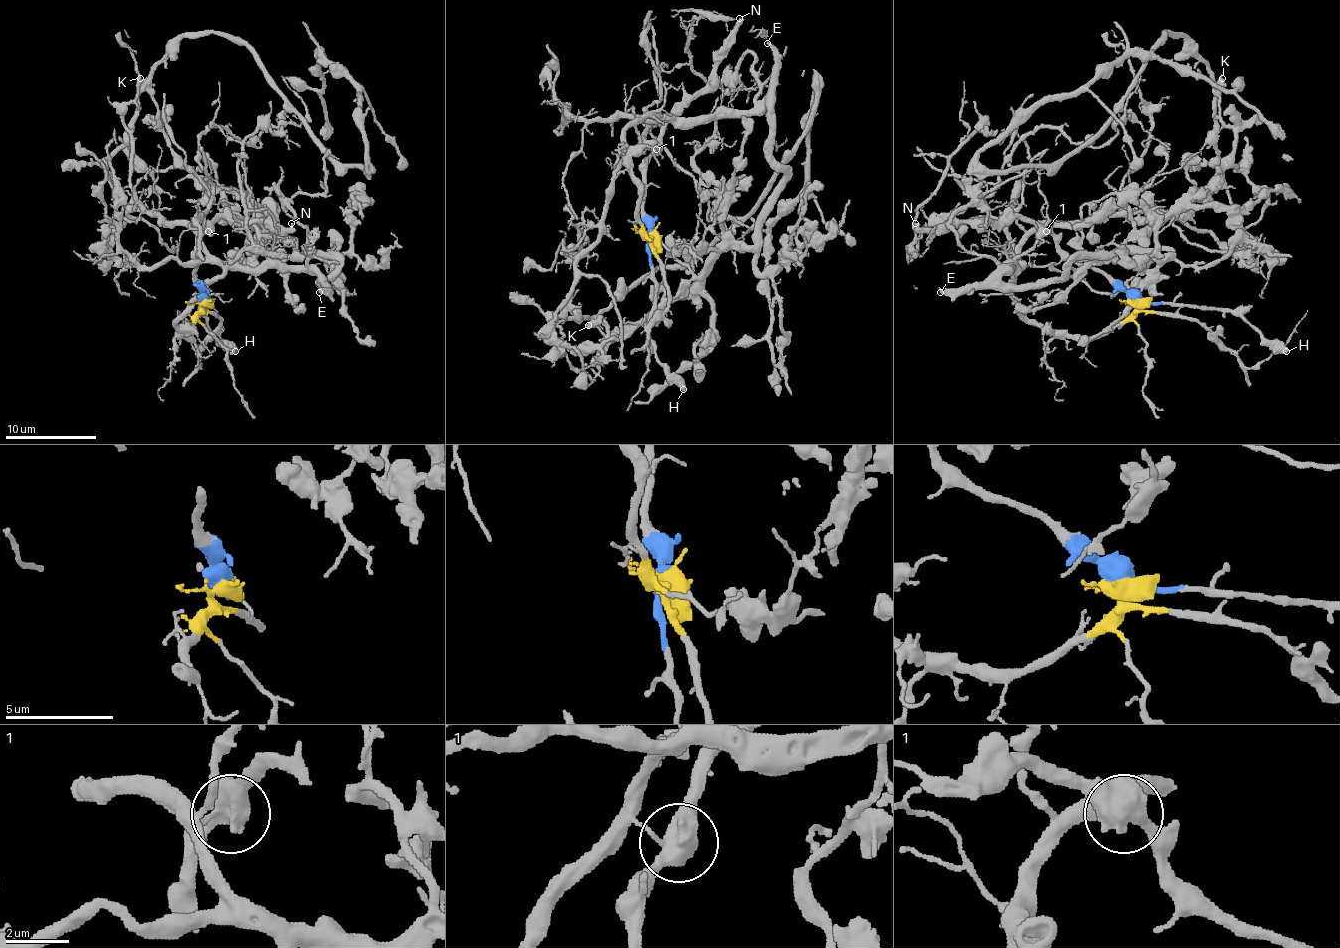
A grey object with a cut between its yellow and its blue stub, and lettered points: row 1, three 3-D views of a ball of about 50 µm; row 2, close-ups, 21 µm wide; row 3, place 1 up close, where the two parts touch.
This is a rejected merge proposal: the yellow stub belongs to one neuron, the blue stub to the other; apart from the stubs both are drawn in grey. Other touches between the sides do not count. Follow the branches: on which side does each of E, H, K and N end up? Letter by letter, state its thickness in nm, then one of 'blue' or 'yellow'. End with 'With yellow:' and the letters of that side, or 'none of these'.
E: 320 nm thick; yellow
H: 550 nm thick; blue
K: 600 nm thick; yellow
N: 360 nm thick; blue
With yellow: E, K

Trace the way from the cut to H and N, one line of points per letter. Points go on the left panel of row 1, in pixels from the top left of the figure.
H: (204, 302), (206, 306), (199, 311), (206, 318), (206, 327), (236, 352)
N: (204, 302), (202, 286), (195, 279), (195, 247), (220, 217), (266, 222), (275, 228), (289, 228), (291, 224)

